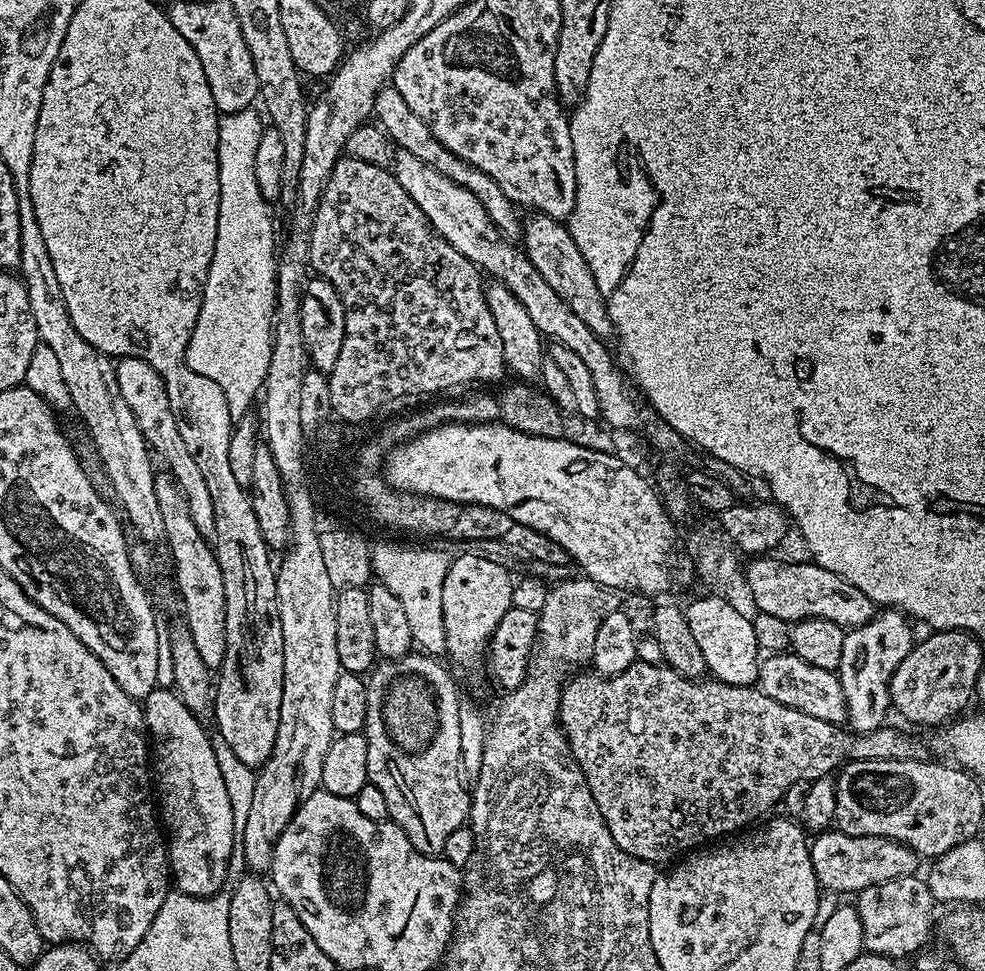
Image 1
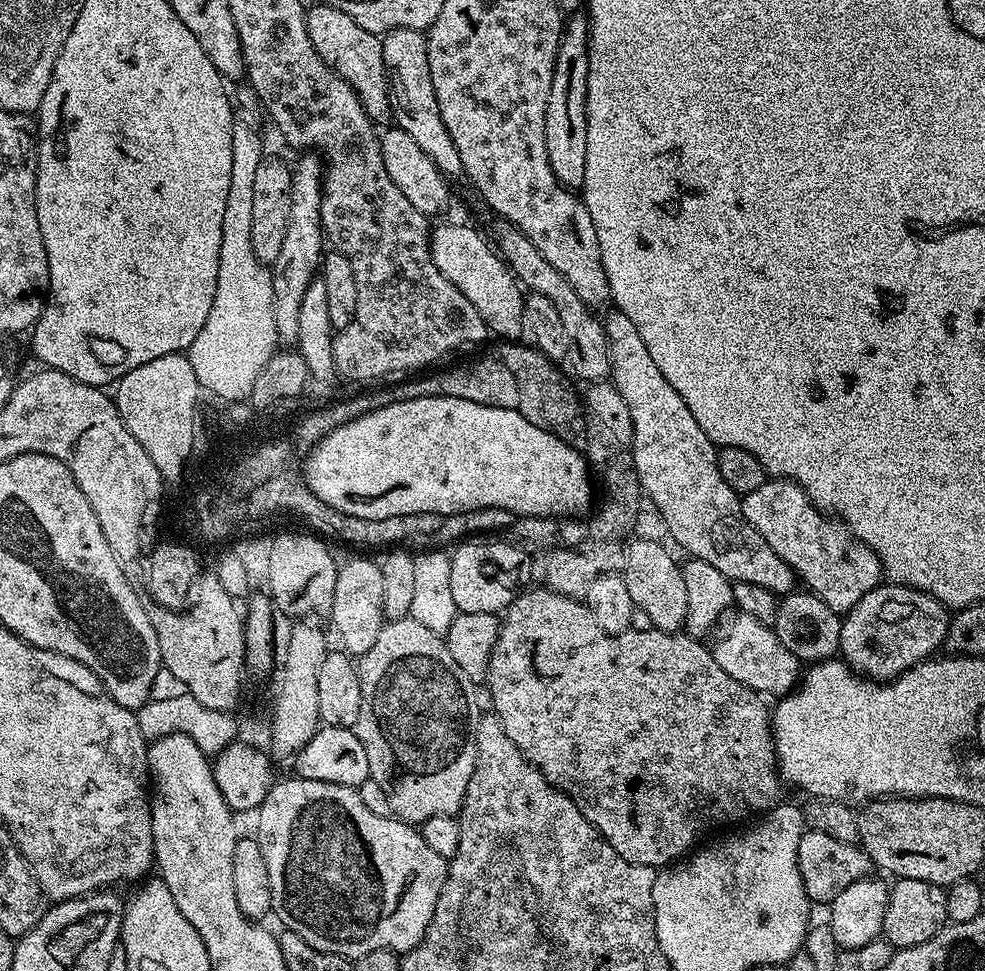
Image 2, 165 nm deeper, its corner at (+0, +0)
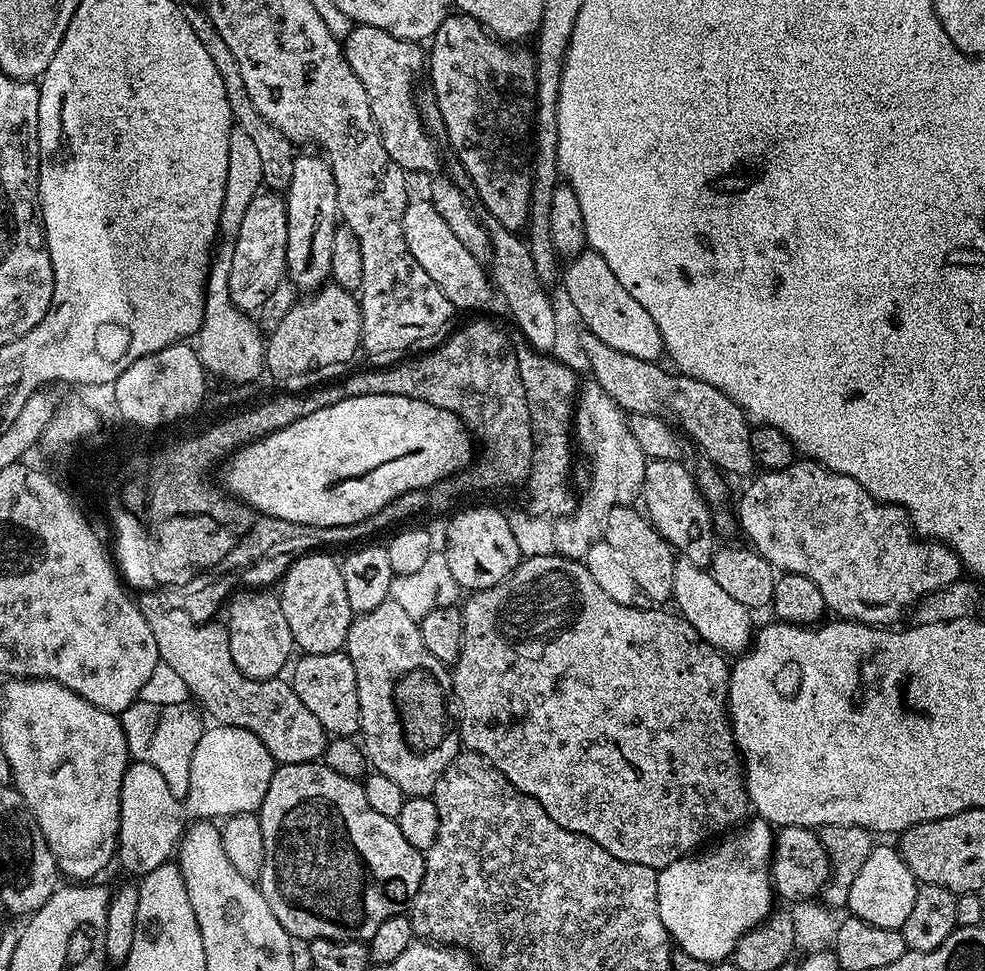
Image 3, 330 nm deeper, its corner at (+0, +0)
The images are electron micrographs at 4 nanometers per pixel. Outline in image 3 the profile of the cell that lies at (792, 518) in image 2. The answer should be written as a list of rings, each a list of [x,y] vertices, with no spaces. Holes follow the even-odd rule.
[[[797,458],[793,464],[786,466],[786,470],[761,471],[755,478],[749,479],[747,484],[748,489],[740,496],[740,528],[748,535],[747,543],[756,549],[759,556],[766,558],[766,562],[770,562],[777,573],[810,578],[810,582],[814,582],[814,586],[818,586],[818,590],[822,590],[824,607],[833,617],[841,620],[855,620],[857,624],[892,626],[895,625],[892,623],[907,608],[908,611],[915,609],[925,596],[934,594],[938,590],[950,586],[955,580],[961,579],[962,565],[952,549],[947,544],[918,538],[915,528],[912,527],[912,518],[905,508],[899,508],[897,504],[883,504],[882,501],[875,500],[865,488],[858,486],[858,482],[854,482],[854,478],[850,478],[846,474],[832,472],[811,458]]]

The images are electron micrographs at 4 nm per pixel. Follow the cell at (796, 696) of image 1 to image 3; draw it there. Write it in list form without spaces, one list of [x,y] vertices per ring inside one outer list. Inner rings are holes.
[[[683,558],[677,559],[672,600],[676,604],[675,611],[694,626],[706,643],[715,646],[722,654],[736,656],[748,650],[754,636],[751,609],[730,598],[730,594],[714,582],[708,568],[700,568]]]

